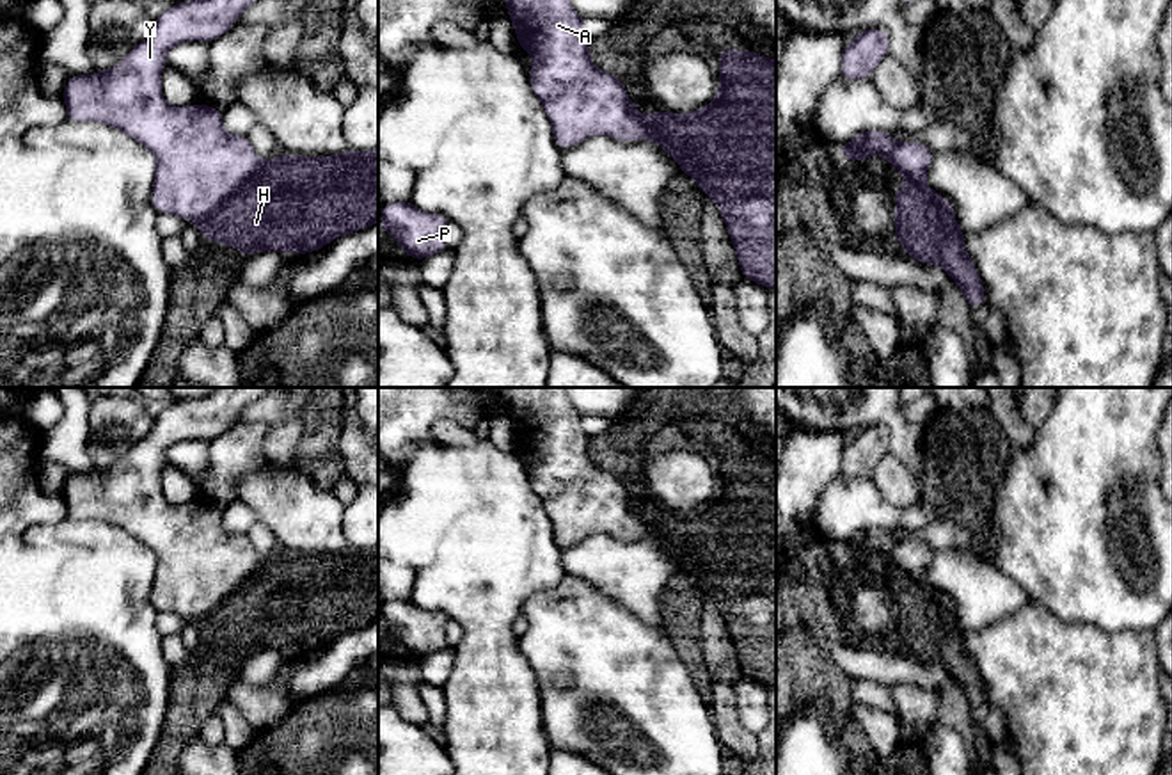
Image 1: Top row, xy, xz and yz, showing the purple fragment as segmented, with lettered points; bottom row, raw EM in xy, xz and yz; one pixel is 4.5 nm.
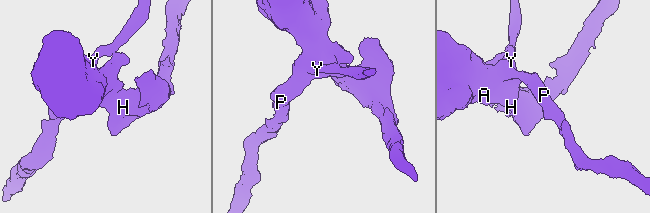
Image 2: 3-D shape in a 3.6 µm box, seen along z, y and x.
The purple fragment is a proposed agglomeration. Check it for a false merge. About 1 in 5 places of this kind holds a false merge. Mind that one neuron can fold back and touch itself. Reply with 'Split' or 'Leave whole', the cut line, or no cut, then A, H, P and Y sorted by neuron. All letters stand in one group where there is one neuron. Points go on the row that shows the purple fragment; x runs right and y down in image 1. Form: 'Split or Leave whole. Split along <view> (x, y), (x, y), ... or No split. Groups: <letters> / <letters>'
Split. Split along xy (265, 164), (199, 221). Groups: A P Y / H

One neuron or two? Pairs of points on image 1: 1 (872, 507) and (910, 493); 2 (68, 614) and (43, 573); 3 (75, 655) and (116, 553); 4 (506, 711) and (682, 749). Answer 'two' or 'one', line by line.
1: two
2: one
3: one
4: two

